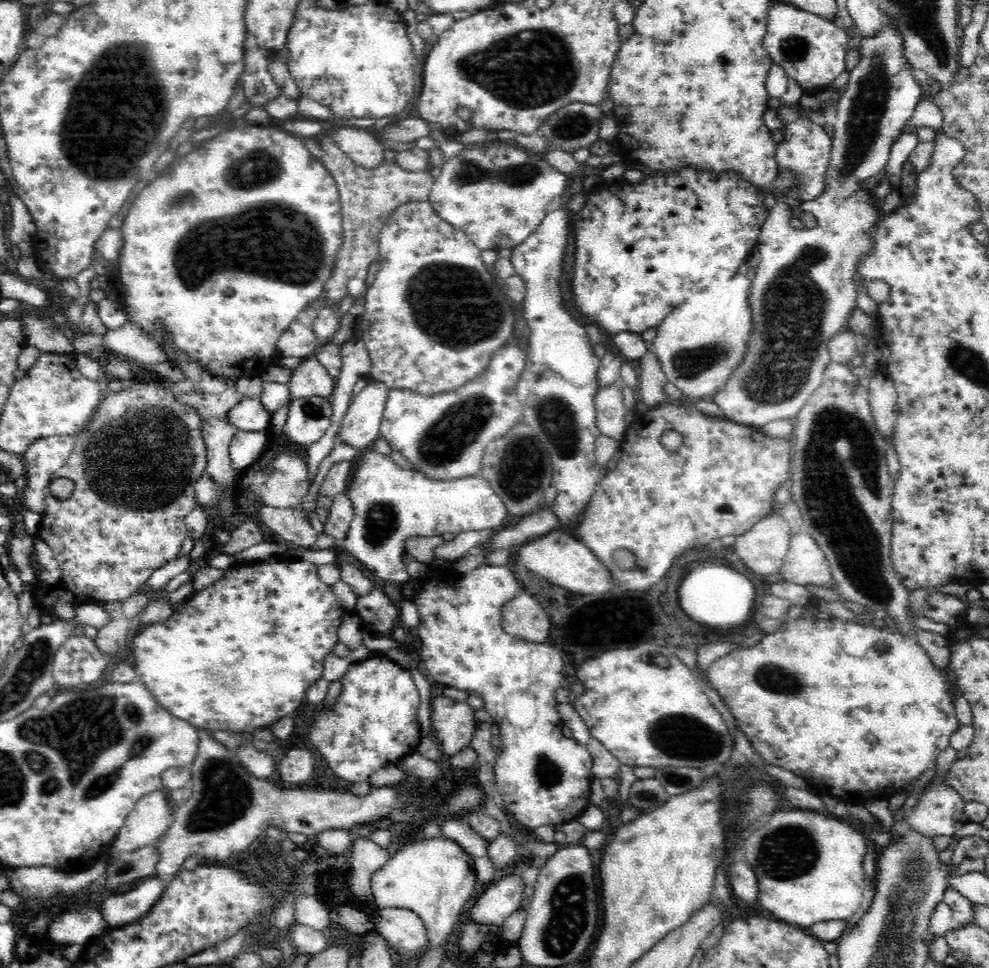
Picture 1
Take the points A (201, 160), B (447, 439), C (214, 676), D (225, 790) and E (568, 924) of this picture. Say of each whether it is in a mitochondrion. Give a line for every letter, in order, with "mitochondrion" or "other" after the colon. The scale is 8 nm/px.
A: other
B: mitochondrion
C: mitochondrion
D: mitochondrion
E: mitochondrion

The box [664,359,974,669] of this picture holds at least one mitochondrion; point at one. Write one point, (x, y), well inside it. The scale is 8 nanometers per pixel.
(833, 424)

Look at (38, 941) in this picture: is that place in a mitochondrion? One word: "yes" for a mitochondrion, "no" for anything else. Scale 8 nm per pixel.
no

